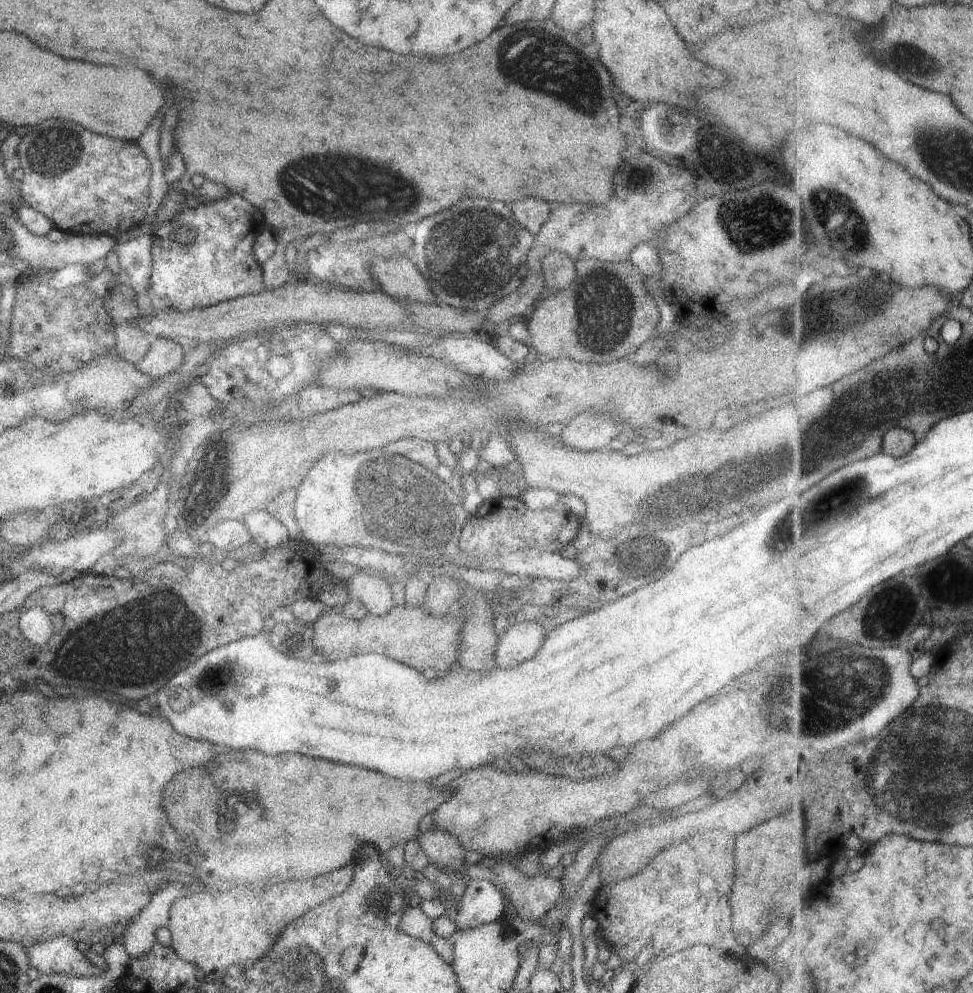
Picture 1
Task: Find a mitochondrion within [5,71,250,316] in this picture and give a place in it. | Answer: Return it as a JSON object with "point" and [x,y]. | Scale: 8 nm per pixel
{"point":[59,148]}

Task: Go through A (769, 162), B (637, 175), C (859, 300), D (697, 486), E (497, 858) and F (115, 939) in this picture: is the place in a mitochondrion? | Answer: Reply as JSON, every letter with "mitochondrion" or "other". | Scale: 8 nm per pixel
{"A":"other","B":"other","C":"mitochondrion","D":"mitochondrion","E":"other","F":"other"}

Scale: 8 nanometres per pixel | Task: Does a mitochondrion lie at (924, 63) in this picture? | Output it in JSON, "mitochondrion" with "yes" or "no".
{"mitochondrion":"yes"}

